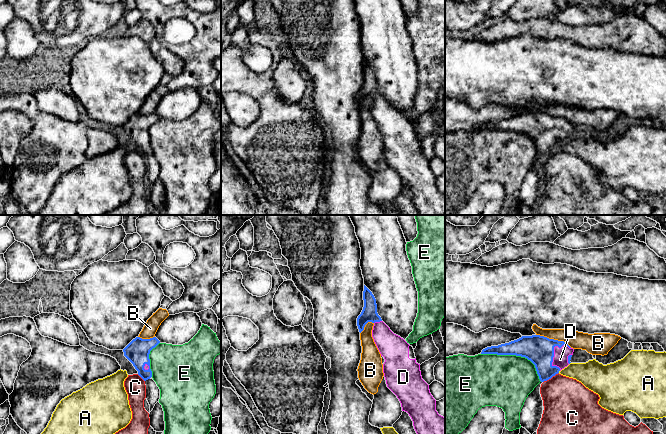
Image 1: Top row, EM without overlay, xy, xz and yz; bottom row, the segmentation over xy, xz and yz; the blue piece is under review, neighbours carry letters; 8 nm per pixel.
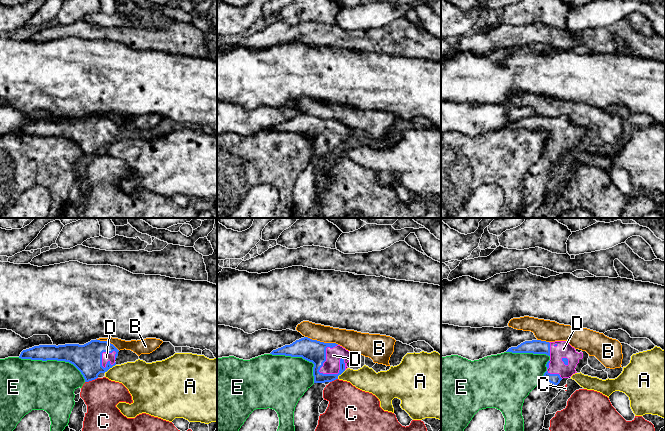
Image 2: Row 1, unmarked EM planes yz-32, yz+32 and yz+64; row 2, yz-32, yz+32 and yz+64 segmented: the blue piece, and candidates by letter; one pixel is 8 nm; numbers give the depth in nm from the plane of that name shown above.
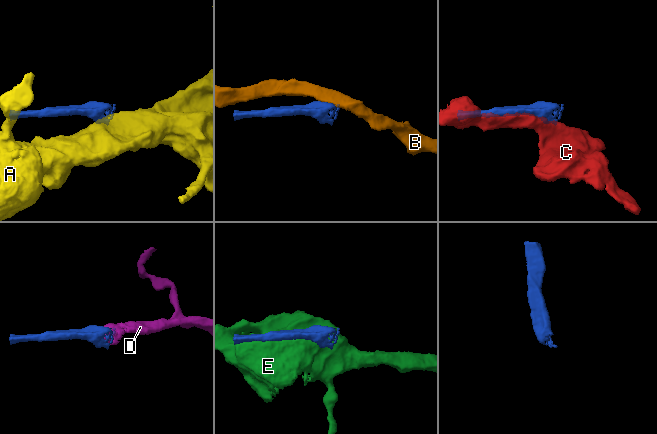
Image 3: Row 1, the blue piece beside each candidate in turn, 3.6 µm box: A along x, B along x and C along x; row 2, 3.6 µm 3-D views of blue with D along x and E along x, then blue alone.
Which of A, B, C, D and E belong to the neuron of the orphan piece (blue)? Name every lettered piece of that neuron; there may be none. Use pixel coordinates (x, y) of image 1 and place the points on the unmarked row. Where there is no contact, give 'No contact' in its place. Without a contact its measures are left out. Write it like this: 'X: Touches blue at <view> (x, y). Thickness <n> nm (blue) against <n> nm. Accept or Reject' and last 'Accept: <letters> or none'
A: Touches blue at yz (559, 146). Thickness 220 nm (blue) against 190 nm. Reject
B: Touches blue at yz (553, 115). Thickness 220 nm (blue) against 140 nm. Reject
C: Touches blue at yz (550, 154). Thickness 220 nm (blue) against 380 nm. Reject
D: Touches blue at yz (553, 130). Thickness 220 nm (blue) against 120 nm. Accept
E: Touches blue at yz (516, 131). Thickness 220 nm (blue) against 420 nm. Reject
Accept: D

